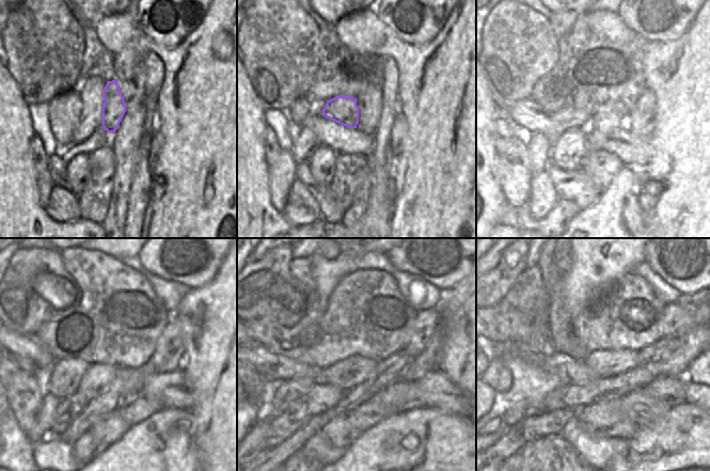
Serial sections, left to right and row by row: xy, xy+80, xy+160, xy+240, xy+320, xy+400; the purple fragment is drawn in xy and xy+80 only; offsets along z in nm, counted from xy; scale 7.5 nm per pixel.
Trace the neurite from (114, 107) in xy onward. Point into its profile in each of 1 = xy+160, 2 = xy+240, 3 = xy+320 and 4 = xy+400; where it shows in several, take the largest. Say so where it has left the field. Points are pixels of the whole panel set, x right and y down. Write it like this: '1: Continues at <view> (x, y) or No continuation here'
1: Continues at xy+160 (568, 118)
2: Continues at xy+240 (65, 377)
3: Continues at xy+320 (288, 391)
4: Continues at xy+400 (513, 417).

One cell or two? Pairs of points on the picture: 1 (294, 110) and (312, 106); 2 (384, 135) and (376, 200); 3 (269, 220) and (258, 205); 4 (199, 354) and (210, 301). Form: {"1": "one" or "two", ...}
{"1": "one", "2": "one", "3": "one", "4": "one"}

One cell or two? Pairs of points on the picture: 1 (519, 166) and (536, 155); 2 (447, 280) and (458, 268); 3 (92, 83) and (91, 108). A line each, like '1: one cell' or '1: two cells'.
1: two cells
2: one cell
3: one cell

